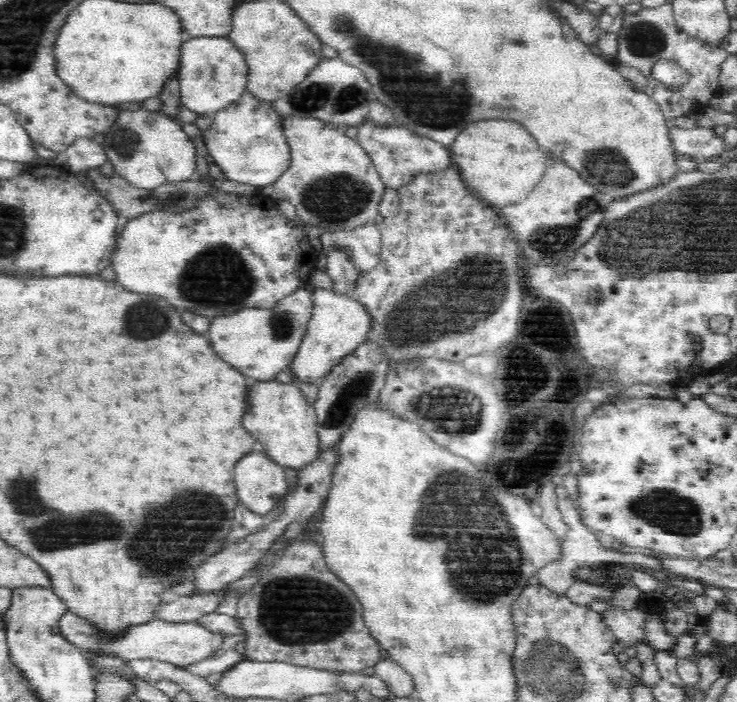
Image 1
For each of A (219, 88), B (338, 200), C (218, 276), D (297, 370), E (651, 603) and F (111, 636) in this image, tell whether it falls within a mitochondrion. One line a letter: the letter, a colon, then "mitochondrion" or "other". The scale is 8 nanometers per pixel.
A: other
B: mitochondrion
C: mitochondrion
D: other
E: other
F: other

